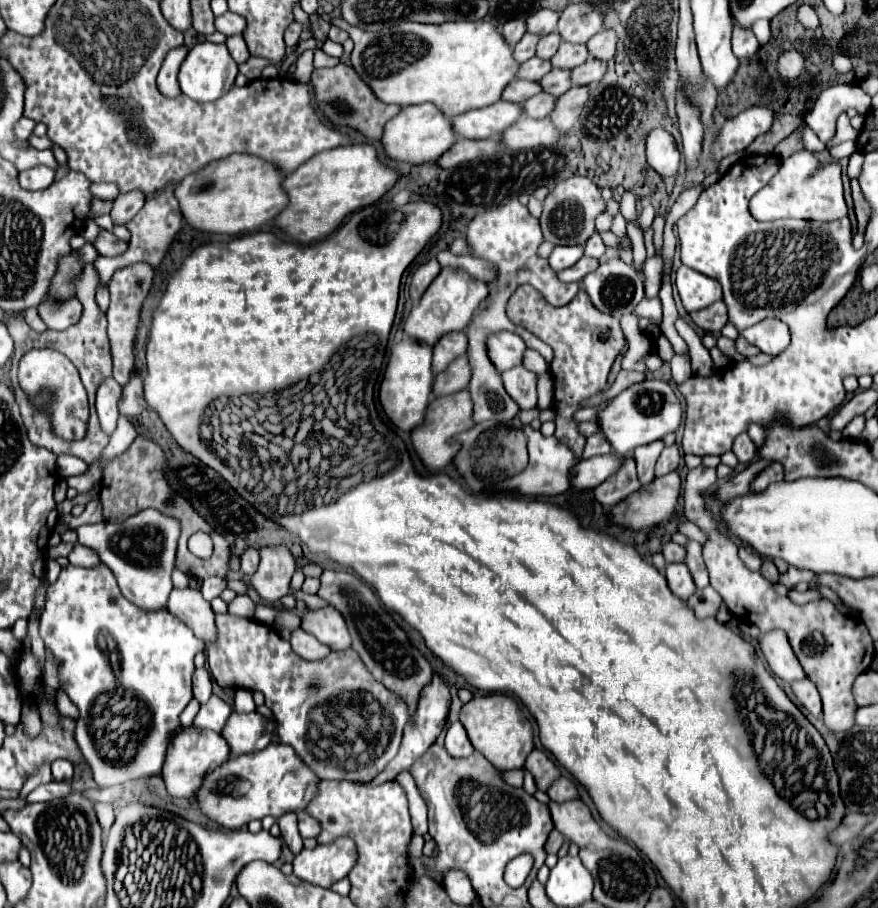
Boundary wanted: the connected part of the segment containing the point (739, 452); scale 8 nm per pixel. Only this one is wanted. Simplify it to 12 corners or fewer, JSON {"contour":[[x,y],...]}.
{"contour":[[747,436],[735,438],[731,450],[739,462],[755,458],[755,444]]}

